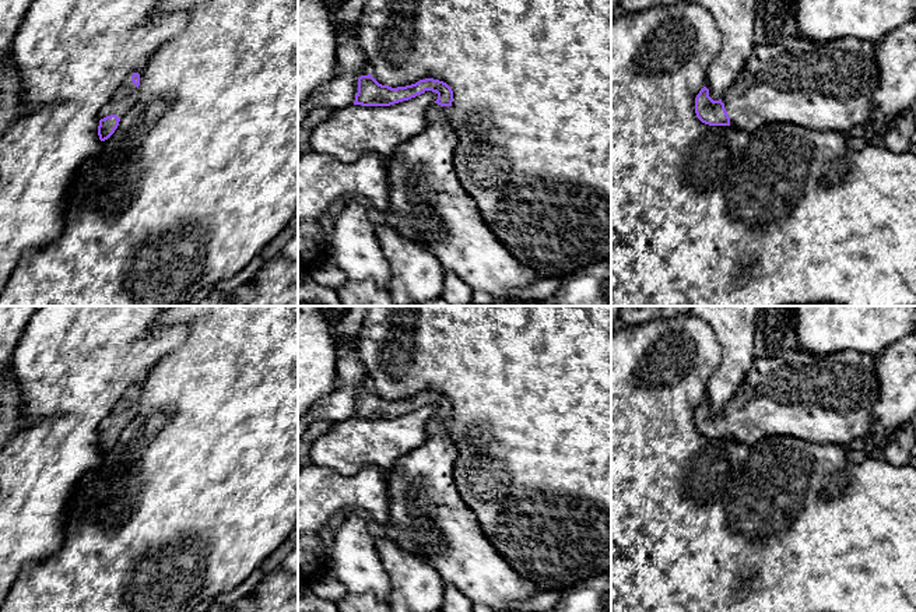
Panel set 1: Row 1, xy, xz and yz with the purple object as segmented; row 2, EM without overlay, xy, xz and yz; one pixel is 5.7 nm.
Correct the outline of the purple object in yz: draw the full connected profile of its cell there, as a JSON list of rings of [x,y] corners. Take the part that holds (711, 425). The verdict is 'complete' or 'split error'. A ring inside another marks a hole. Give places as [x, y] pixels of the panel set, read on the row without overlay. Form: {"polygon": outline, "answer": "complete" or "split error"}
{"polygon": [[[797,347],[782,355],[755,358],[745,381],[722,412],[713,414],[706,400],[699,404],[695,411],[696,430],[709,439],[731,437],[745,446],[757,444],[772,436],[792,436],[818,444],[832,443],[849,447],[873,429],[874,405],[880,397],[877,362],[878,356],[856,351],[821,355]]], "answer": "split error"}

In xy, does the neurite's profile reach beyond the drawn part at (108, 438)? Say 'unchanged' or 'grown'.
grown

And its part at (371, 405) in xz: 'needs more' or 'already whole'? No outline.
needs more

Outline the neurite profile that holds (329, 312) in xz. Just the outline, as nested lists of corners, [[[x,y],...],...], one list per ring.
[[[320,306],[322,313],[333,327],[333,317],[337,314],[345,314],[351,306]]]

